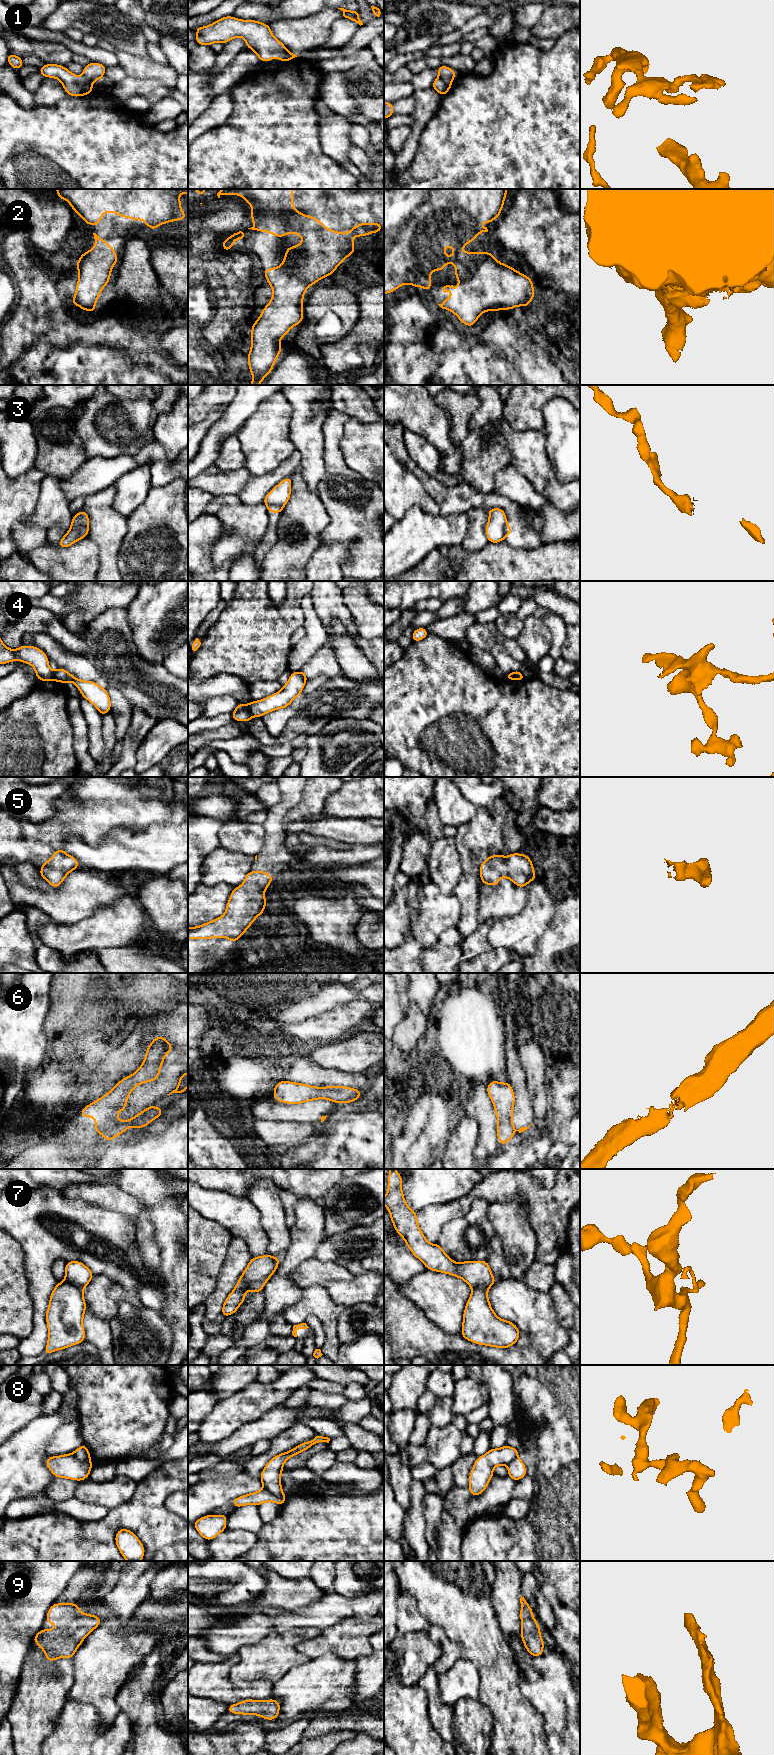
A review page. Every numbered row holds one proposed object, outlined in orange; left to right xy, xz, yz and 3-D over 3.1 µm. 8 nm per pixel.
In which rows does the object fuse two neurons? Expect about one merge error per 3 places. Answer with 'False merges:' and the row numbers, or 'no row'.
False merges: 1, 3, 4, 6, 7, 8

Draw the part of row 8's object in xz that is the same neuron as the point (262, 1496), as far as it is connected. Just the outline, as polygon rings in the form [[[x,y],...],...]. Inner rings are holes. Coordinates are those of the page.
[[[263,1487],[258,1492],[245,1494],[243,1496],[235,1498],[233,1501],[231,1501],[231,1503],[236,1508],[238,1508],[245,1505],[259,1506],[260,1504],[263,1504],[265,1502],[275,1502],[279,1506],[282,1506],[285,1503],[285,1501],[286,1497],[274,1496],[271,1492],[269,1492],[267,1489]]]

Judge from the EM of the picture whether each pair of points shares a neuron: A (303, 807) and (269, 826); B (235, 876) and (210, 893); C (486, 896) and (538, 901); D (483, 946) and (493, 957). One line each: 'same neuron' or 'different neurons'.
A: different neurons
B: different neurons
C: different neurons
D: different neurons

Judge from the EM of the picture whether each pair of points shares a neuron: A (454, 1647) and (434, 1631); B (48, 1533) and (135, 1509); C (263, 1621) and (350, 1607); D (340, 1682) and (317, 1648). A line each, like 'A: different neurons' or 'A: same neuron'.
A: same neuron
B: same neuron
C: same neuron
D: different neurons

